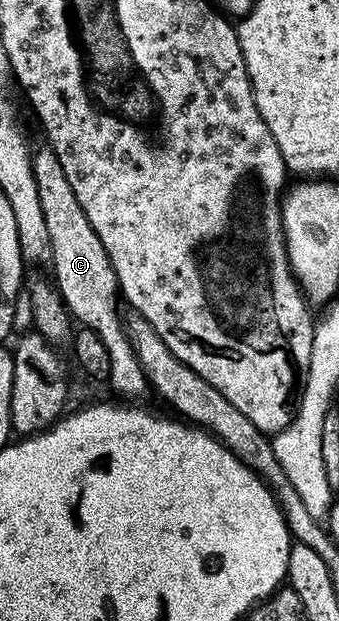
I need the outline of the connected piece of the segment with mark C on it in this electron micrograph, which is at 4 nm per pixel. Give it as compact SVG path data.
M43 148L43 150L36 149L34 151L31 163L33 164L33 176L37 180L37 196L41 196L41 212L45 212L45 224L49 227L49 240L51 241L51 260L50 265L52 267L55 266L55 279L53 279L53 285L56 290L59 291L61 297L63 297L63 304L67 307L67 313L71 315L72 319L79 326L88 326L90 330L93 332L97 332L97 336L101 336L101 340L105 343L105 348L109 352L109 368L111 369L111 376L109 379L109 386L112 386L113 389L116 390L117 393L120 394L120 399L123 400L139 400L139 397L142 396L143 393L149 390L149 383L147 381L147 374L141 368L141 364L137 360L137 356L135 355L135 349L133 348L133 344L131 343L130 338L127 337L127 331L125 329L124 323L119 322L119 302L121 306L121 298L117 293L119 290L119 281L115 278L115 269L111 266L111 261L109 260L109 256L107 255L107 250L101 244L101 240L97 236L97 232L93 232L93 228L89 224L89 220L85 216L85 212L81 208L81 204L77 204L77 196L73 192L73 184L69 184L69 176L65 176L65 168L61 168L61 160L59 157L55 155L55 153L49 148Z

